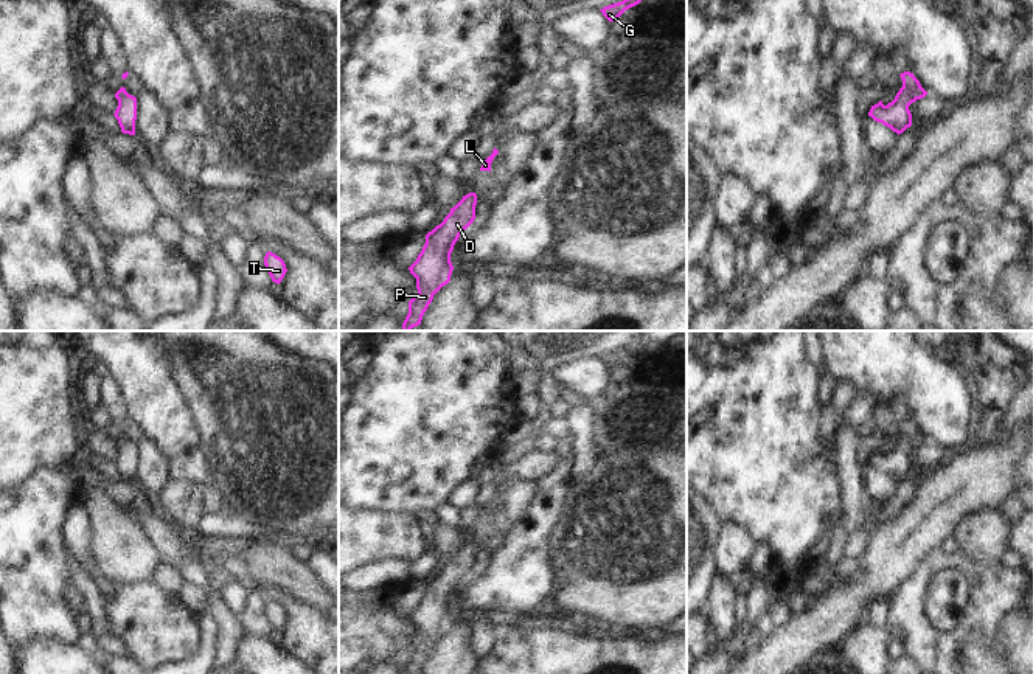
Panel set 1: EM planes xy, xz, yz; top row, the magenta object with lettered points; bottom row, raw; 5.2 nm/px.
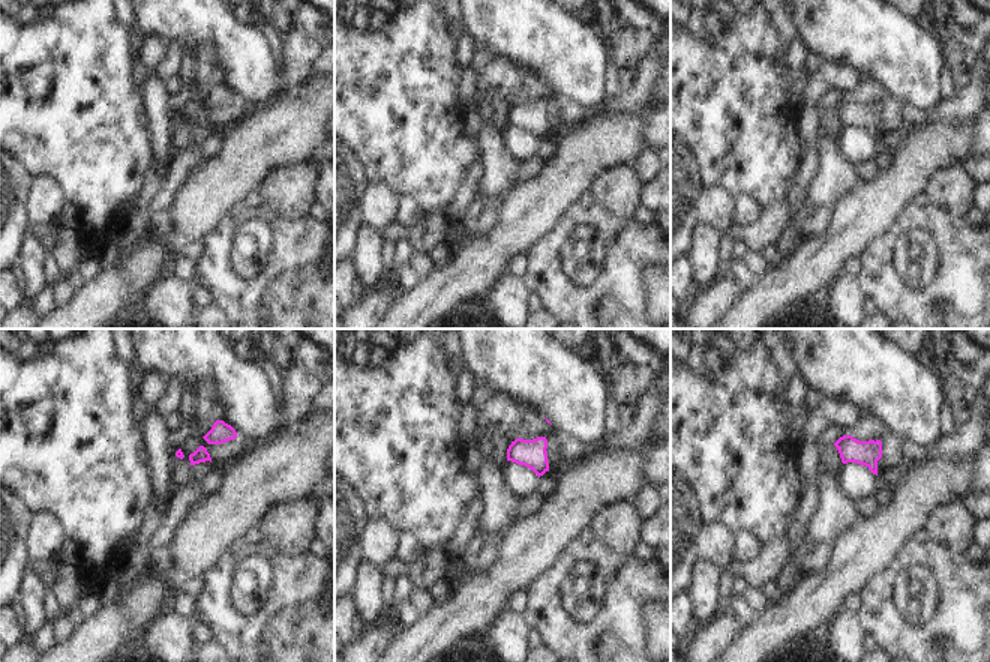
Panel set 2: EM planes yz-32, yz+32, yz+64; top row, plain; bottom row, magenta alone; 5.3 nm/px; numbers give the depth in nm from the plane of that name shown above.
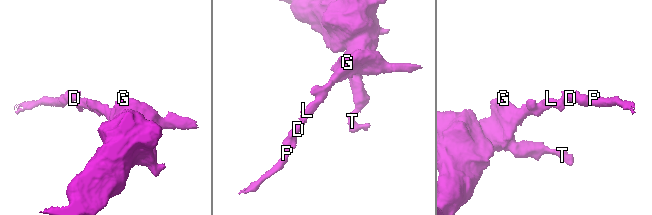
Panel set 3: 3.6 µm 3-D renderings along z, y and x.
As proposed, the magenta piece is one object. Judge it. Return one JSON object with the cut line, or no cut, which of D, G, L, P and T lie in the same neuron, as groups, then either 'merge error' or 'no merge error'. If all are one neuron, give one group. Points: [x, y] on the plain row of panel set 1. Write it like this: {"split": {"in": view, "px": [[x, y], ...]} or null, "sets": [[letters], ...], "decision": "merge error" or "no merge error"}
{"split": null, "sets": [["D", "G", "L", "P", "T"]], "decision": "no merge error"}

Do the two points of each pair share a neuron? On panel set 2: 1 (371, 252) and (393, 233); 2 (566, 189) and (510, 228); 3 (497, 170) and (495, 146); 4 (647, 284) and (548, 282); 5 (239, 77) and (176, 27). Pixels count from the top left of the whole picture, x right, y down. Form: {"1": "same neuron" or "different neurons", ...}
{"1": "different neurons", "2": "same neuron", "3": "same neuron", "4": "same neuron", "5": "same neuron"}

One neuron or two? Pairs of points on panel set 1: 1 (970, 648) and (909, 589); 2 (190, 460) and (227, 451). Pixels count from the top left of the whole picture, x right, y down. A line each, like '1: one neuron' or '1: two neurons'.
1: one neuron
2: two neurons

